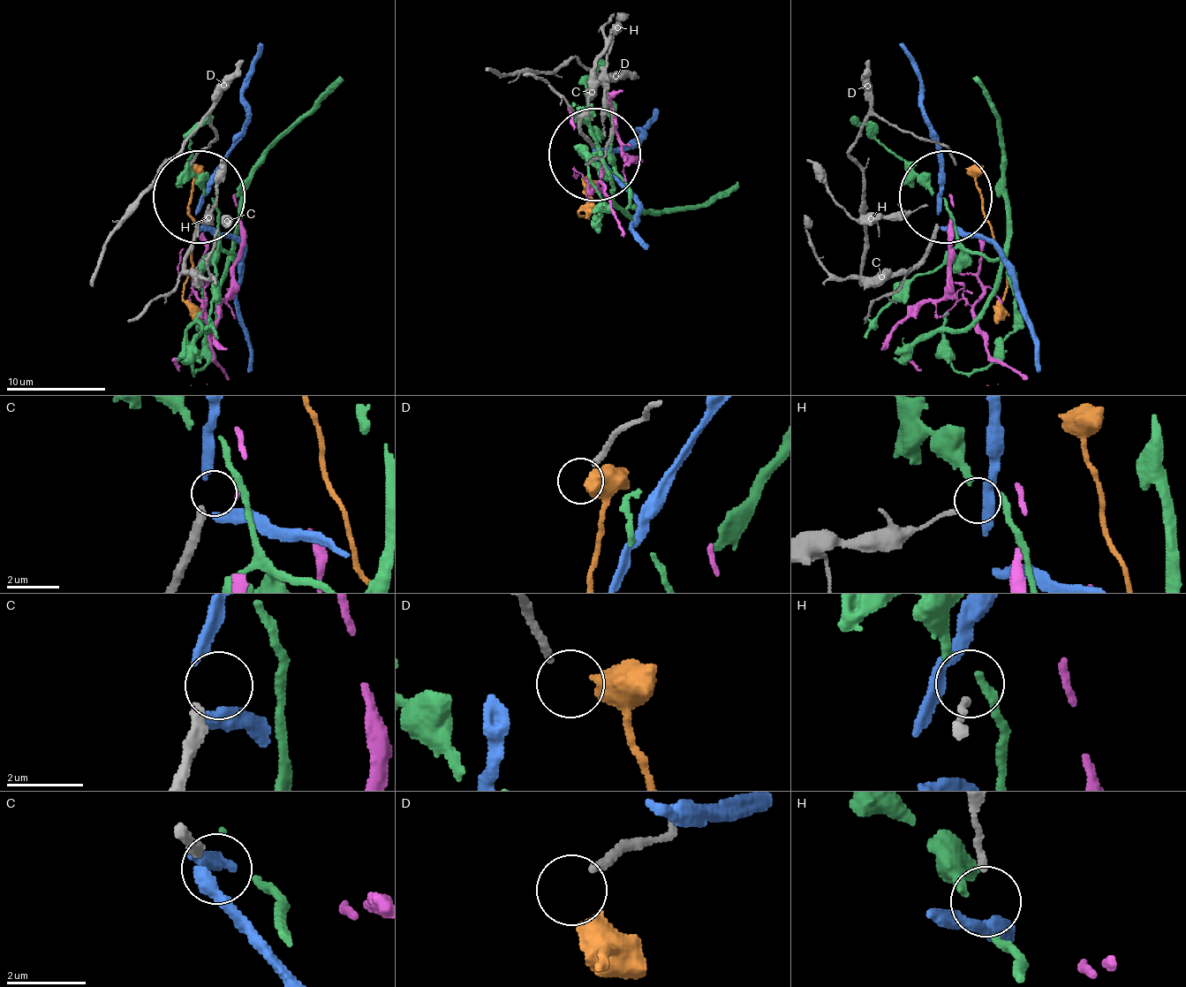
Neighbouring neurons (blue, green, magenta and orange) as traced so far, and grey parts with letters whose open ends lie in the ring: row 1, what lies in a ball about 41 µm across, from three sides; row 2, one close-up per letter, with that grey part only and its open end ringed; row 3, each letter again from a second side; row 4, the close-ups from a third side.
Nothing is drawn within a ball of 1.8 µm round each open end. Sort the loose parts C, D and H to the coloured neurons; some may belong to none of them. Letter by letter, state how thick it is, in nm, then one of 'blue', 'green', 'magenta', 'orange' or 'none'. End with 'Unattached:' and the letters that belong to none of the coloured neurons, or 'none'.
C: calibre 320 nm; none
D: calibre 200 nm; orange
H: calibre 150 nm; green
Unattached: C

